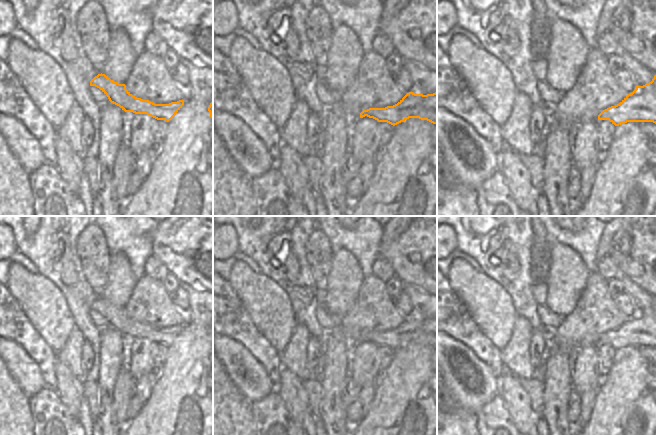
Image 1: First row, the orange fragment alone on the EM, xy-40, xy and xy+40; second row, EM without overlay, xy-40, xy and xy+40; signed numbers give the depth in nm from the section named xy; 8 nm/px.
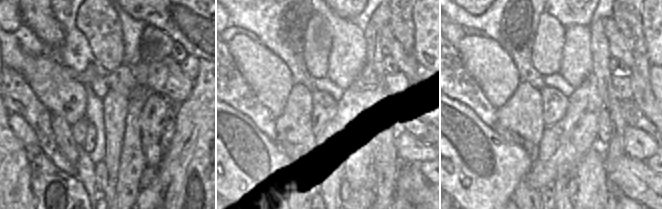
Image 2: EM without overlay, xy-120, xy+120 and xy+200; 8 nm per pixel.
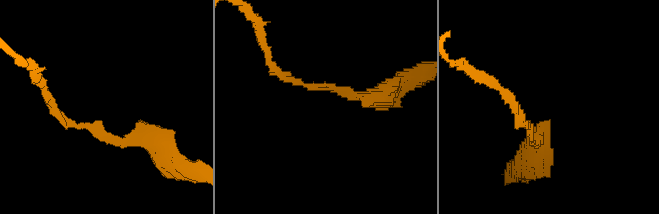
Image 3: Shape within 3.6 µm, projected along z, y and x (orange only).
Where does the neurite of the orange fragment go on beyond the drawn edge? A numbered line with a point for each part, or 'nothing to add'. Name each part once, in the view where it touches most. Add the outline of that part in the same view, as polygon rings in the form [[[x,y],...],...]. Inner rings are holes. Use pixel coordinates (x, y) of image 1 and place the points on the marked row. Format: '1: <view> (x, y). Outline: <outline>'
nothing to add.

